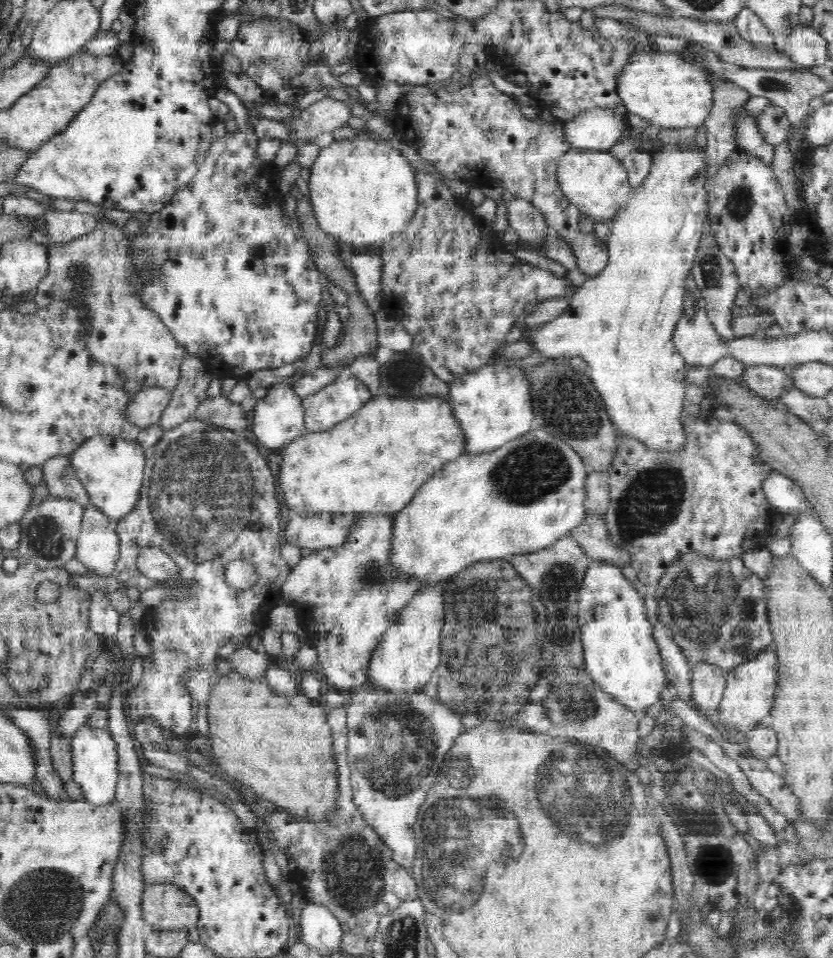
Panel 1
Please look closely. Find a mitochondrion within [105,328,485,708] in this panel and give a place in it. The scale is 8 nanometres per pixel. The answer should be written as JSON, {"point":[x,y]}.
{"point":[202,488]}

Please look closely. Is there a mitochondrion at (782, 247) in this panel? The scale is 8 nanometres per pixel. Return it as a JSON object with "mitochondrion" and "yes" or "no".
{"mitochondrion":"no"}

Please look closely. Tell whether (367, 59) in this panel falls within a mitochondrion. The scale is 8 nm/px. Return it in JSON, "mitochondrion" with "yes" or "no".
{"mitochondrion":"no"}

